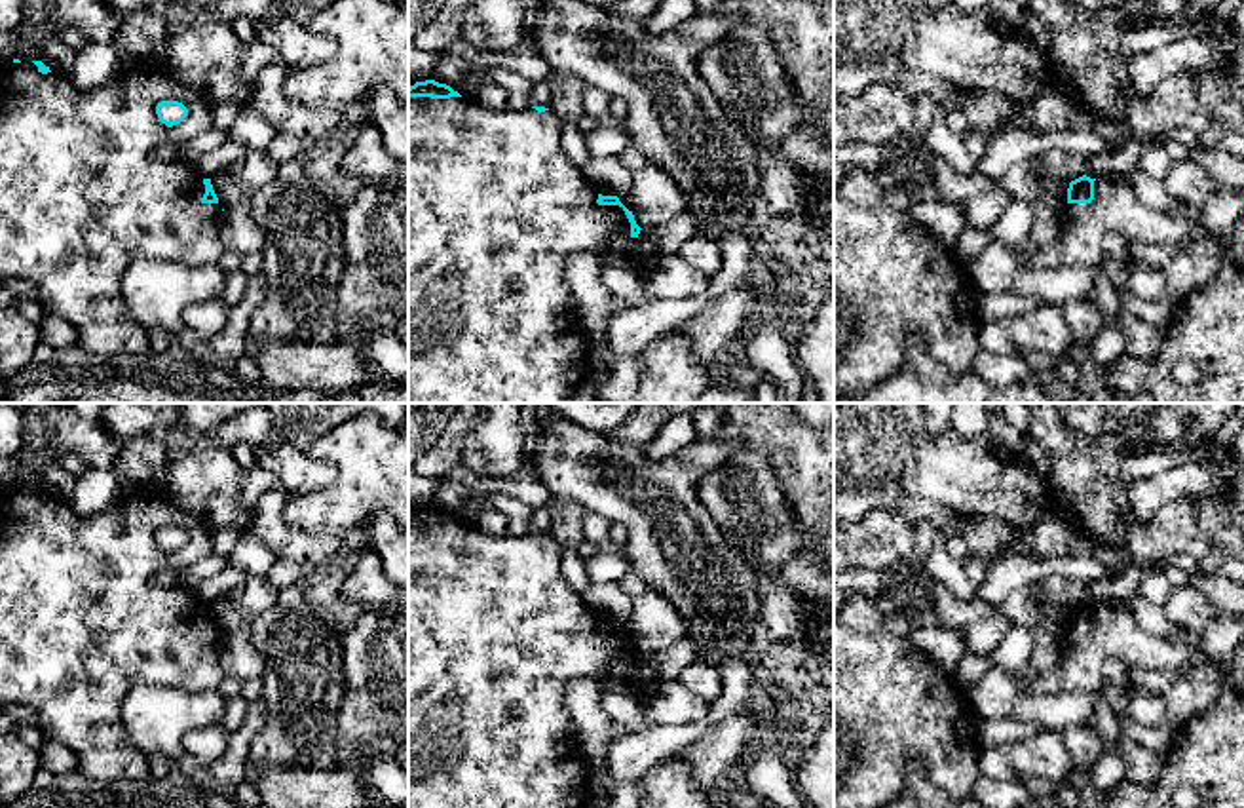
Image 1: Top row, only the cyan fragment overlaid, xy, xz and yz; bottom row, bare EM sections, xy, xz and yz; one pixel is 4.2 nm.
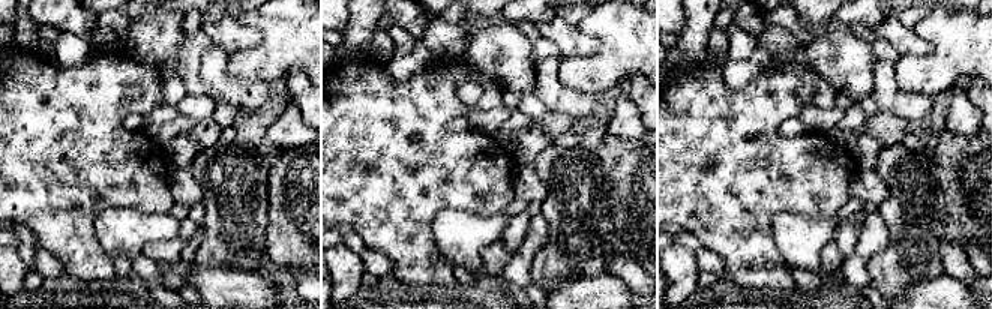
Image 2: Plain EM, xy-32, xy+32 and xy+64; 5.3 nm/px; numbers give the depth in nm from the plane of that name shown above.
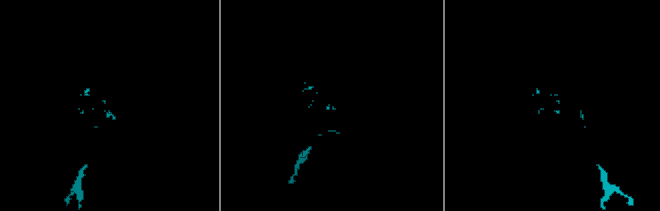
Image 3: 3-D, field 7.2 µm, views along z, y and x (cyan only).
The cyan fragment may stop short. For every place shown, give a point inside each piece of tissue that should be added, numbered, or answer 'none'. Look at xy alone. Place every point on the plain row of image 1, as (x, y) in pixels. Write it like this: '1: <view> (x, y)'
1: xy (82, 626)

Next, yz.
1: yz (1115, 635)

